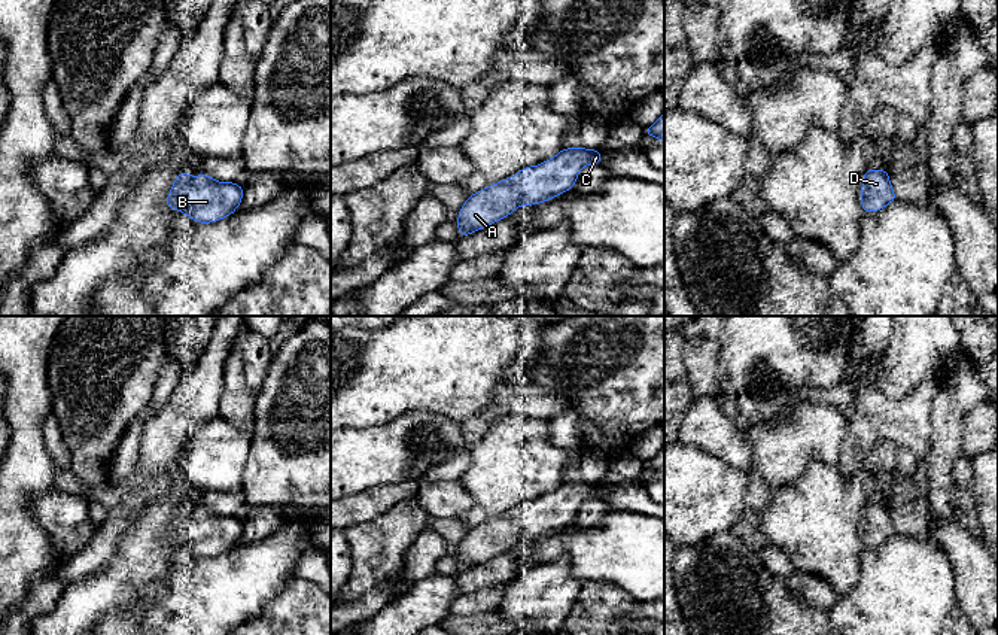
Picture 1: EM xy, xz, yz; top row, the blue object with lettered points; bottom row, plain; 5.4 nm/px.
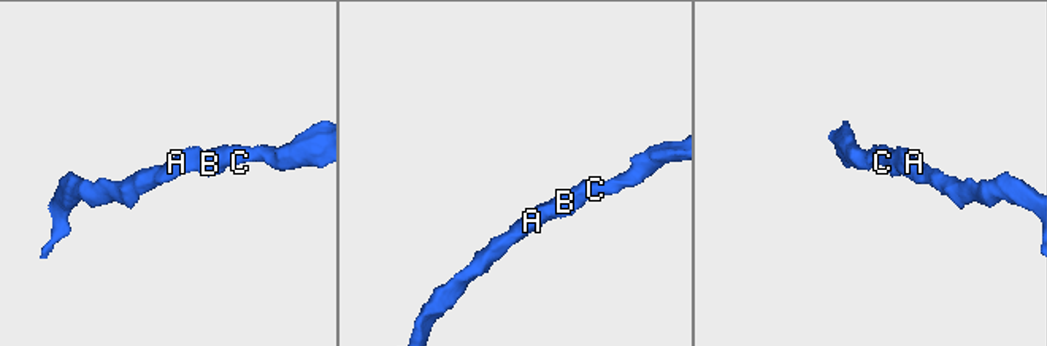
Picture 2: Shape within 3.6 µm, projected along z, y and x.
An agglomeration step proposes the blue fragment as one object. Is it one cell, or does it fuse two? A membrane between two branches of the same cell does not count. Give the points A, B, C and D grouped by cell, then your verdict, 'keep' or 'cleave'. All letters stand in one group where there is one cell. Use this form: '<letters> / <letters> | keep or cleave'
A B C D | keep

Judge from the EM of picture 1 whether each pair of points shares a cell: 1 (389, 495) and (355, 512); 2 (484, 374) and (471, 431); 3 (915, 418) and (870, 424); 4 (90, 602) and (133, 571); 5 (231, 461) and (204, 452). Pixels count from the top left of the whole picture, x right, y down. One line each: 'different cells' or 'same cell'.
1: same cell
2: different cells
3: same cell
4: same cell
5: same cell

